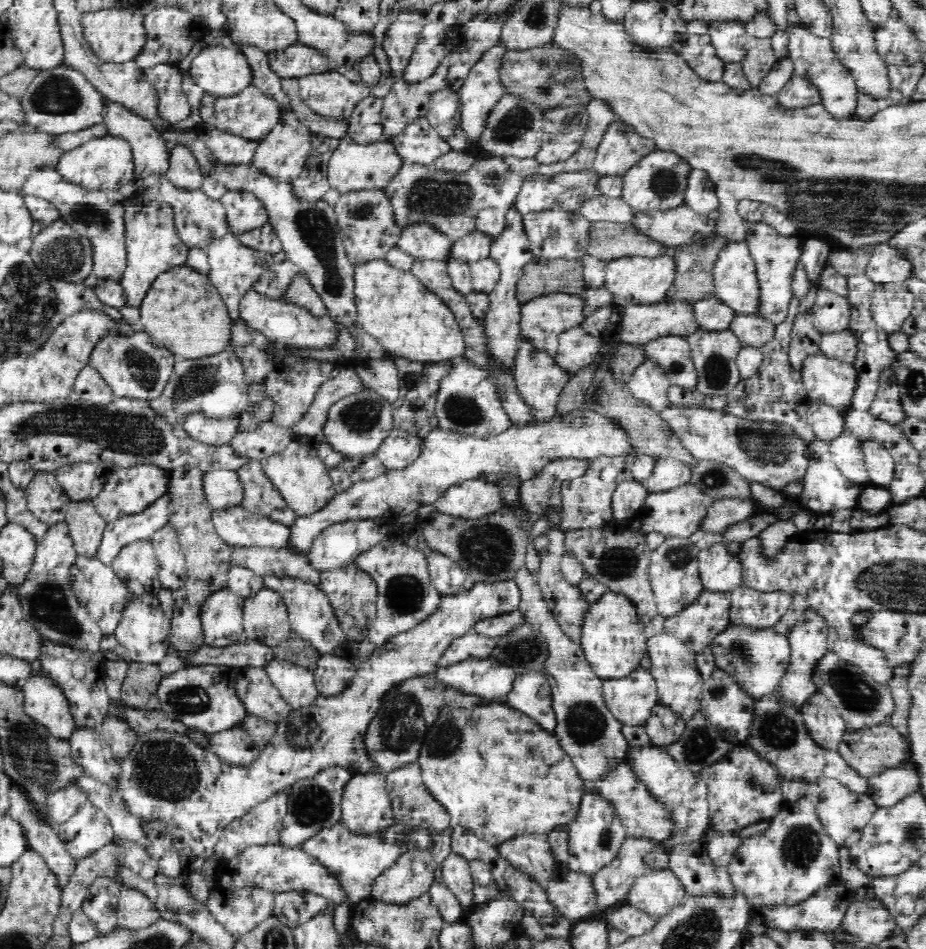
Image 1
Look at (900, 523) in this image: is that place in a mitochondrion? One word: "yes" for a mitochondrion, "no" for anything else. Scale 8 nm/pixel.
no

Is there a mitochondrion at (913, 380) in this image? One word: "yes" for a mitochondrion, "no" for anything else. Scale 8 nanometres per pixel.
yes

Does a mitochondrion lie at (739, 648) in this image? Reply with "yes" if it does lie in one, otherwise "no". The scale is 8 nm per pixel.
yes

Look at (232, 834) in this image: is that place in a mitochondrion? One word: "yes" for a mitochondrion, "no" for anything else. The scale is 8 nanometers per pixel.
no

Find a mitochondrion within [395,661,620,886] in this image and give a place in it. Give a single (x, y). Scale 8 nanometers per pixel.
(585, 724)

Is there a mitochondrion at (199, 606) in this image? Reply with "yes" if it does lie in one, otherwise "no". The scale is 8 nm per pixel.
no

